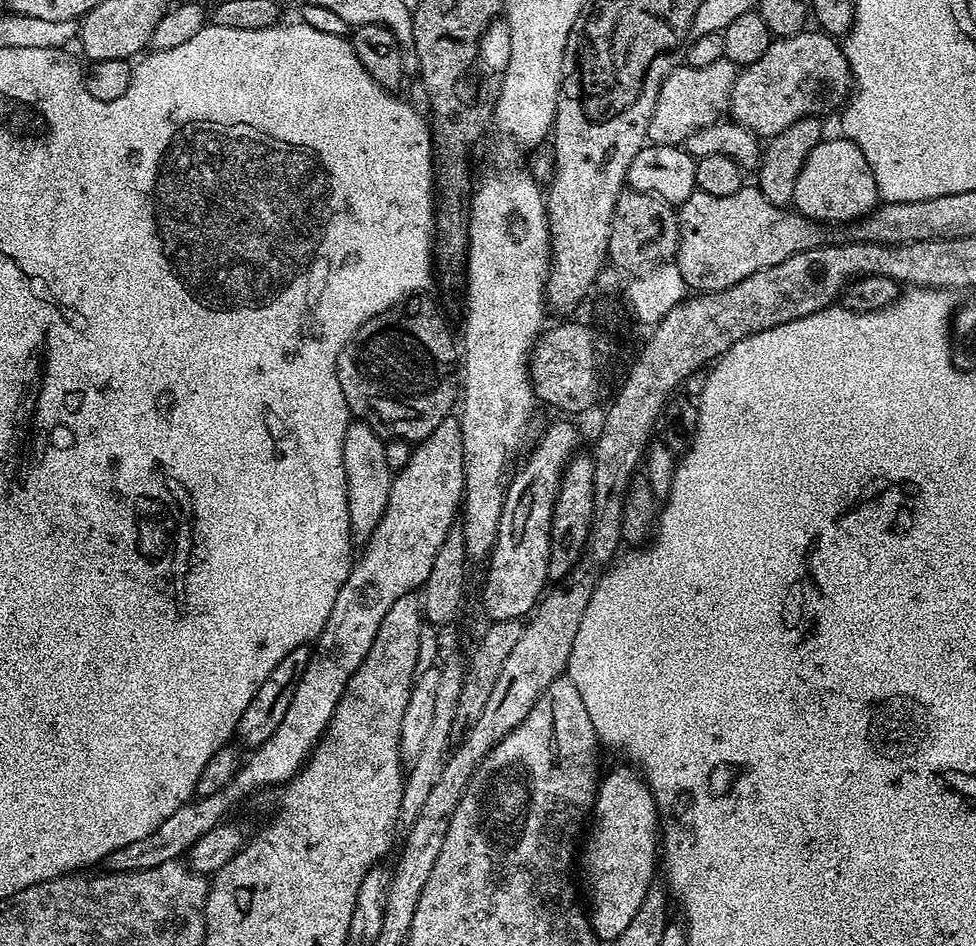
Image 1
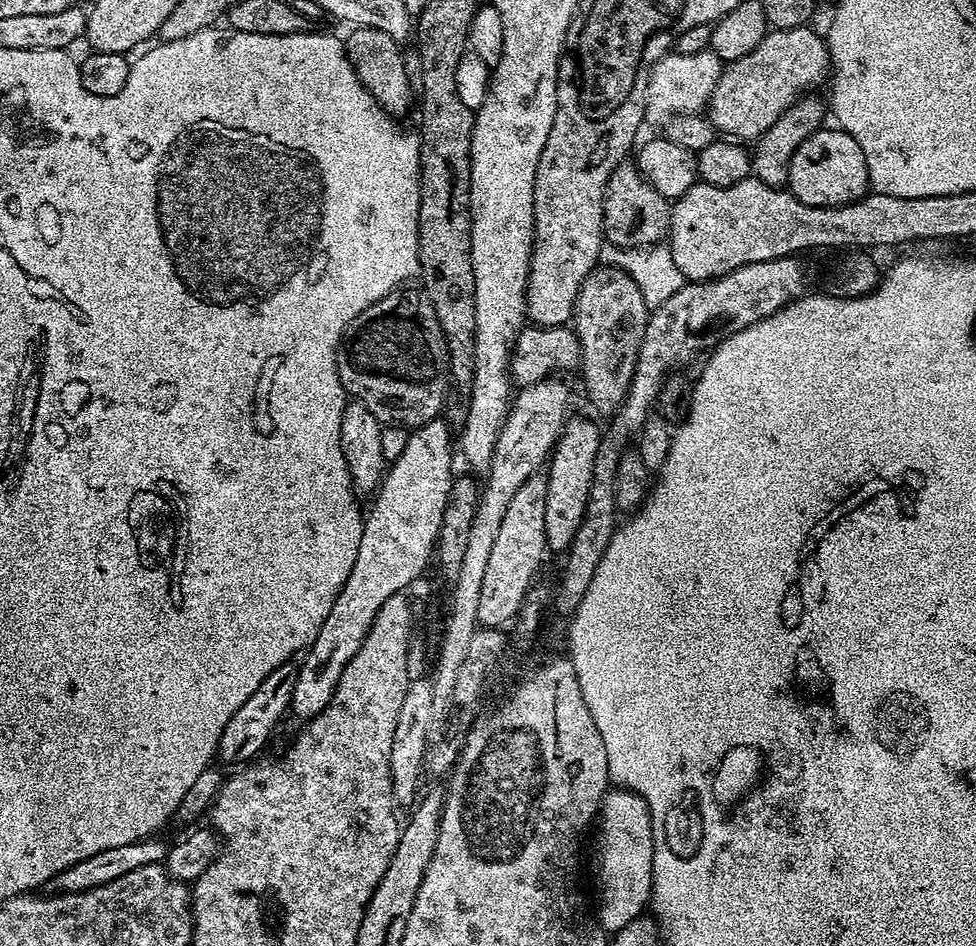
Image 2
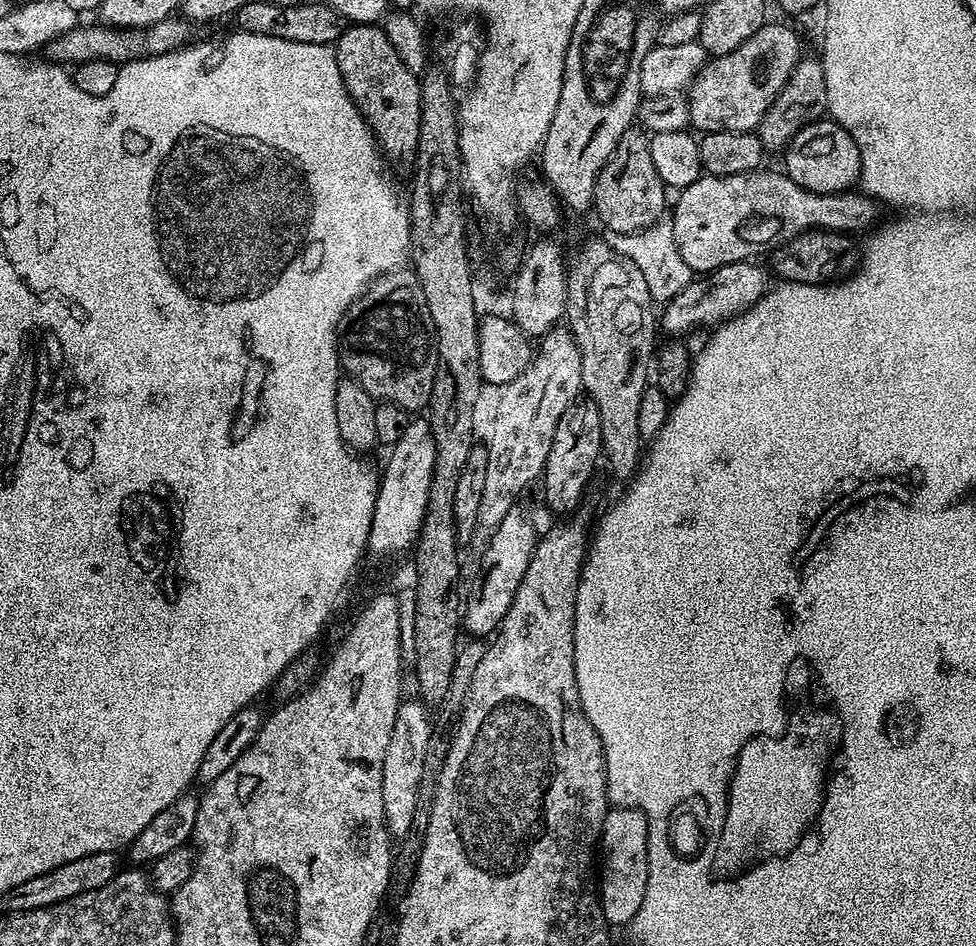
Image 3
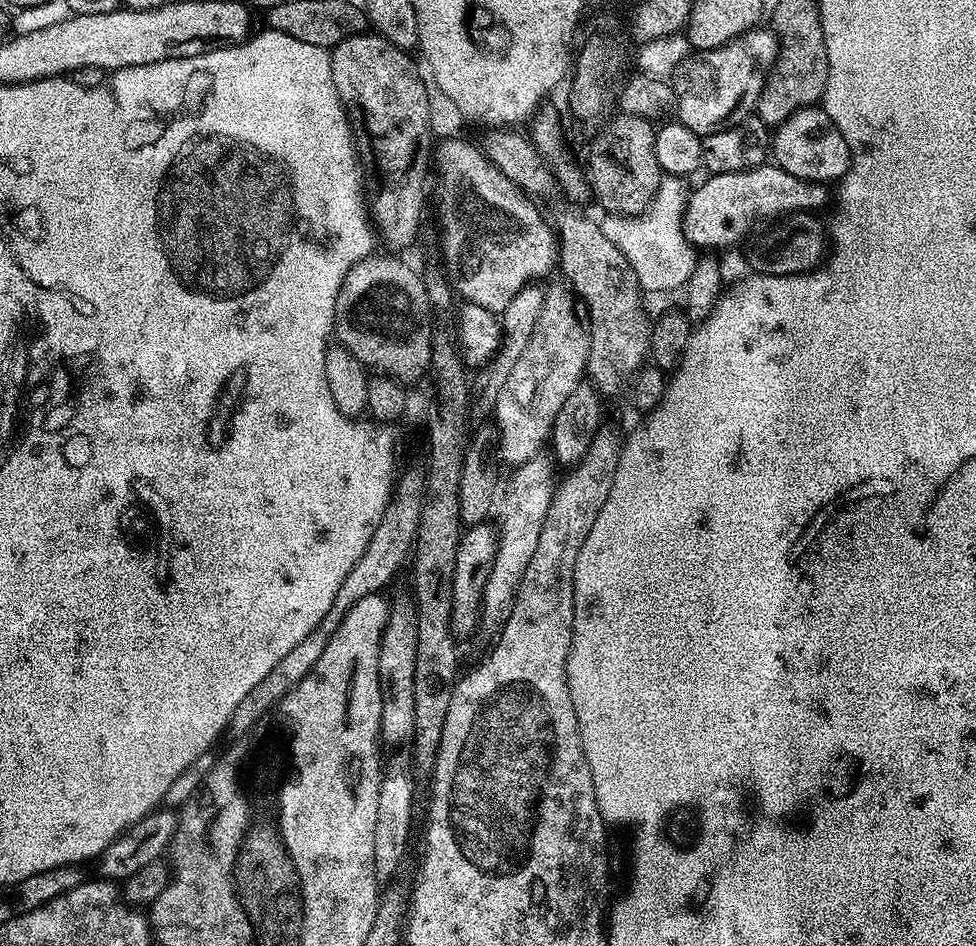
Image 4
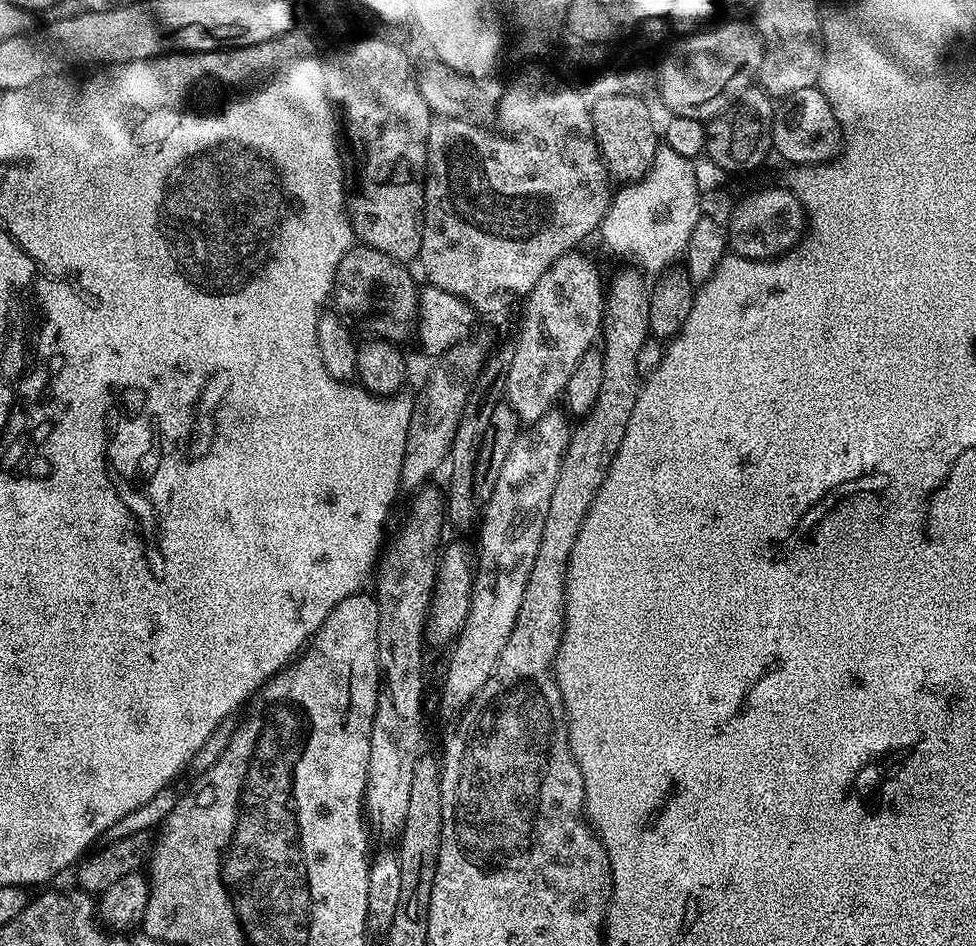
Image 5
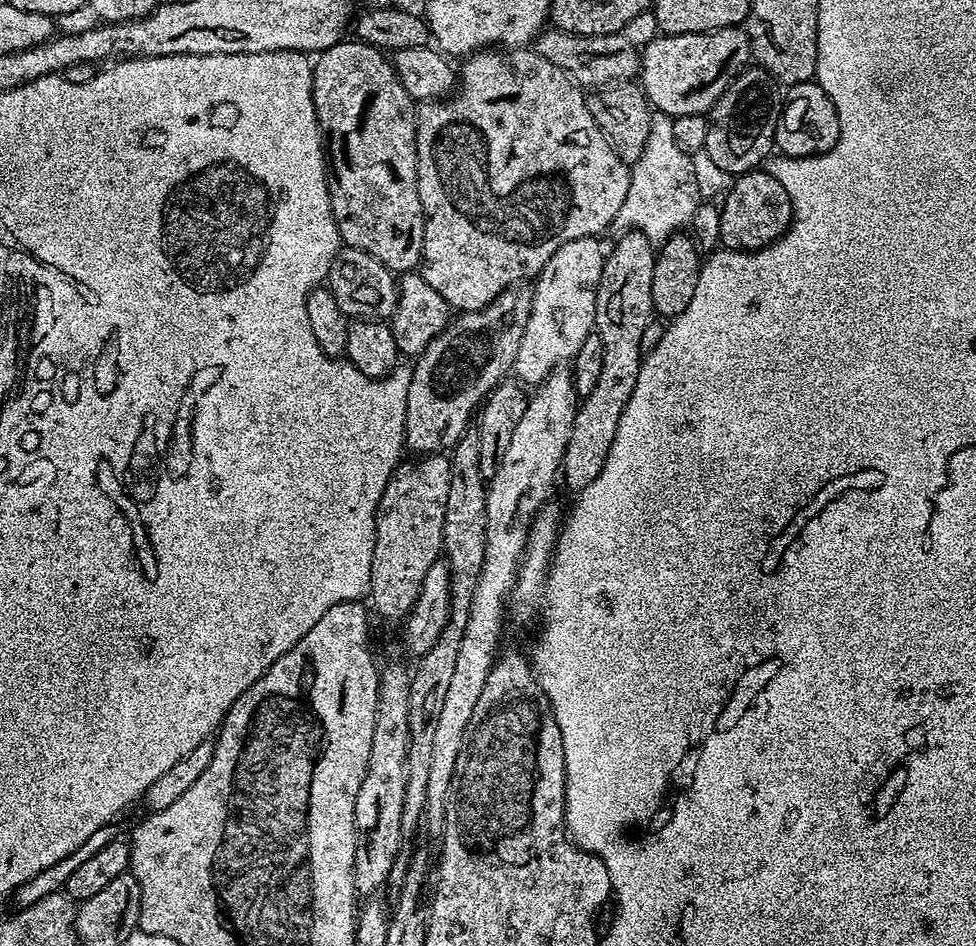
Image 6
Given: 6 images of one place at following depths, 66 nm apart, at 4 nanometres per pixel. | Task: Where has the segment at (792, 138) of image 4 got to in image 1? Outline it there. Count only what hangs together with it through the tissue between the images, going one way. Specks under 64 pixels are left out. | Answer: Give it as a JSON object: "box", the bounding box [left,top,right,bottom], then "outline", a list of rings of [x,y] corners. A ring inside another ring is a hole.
{"box":[791,138,878,226],"outline":[[[821,138],[818,146],[810,150],[794,182],[794,198],[791,202],[791,207],[806,218],[837,226],[860,219],[867,212],[871,212],[878,203],[870,162],[866,162],[862,150],[858,150],[854,142],[846,138],[839,139]]]}

